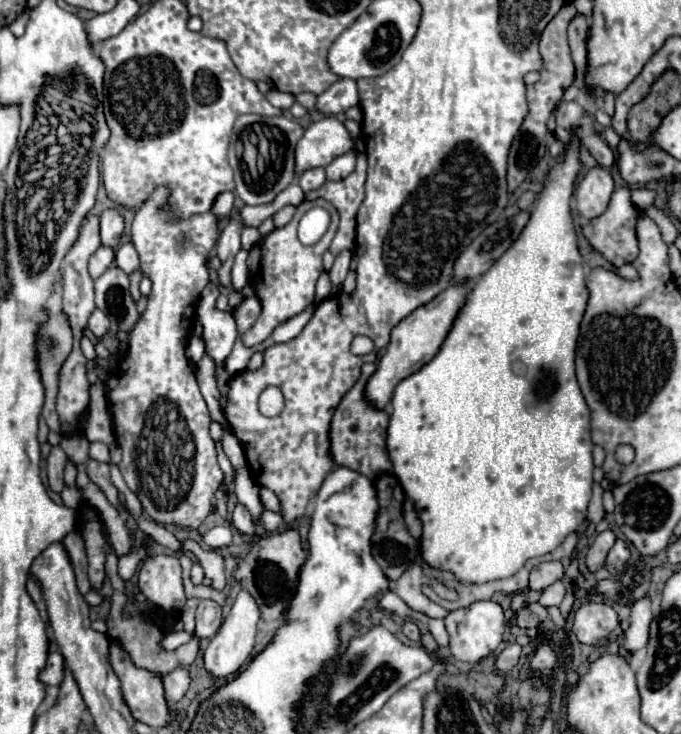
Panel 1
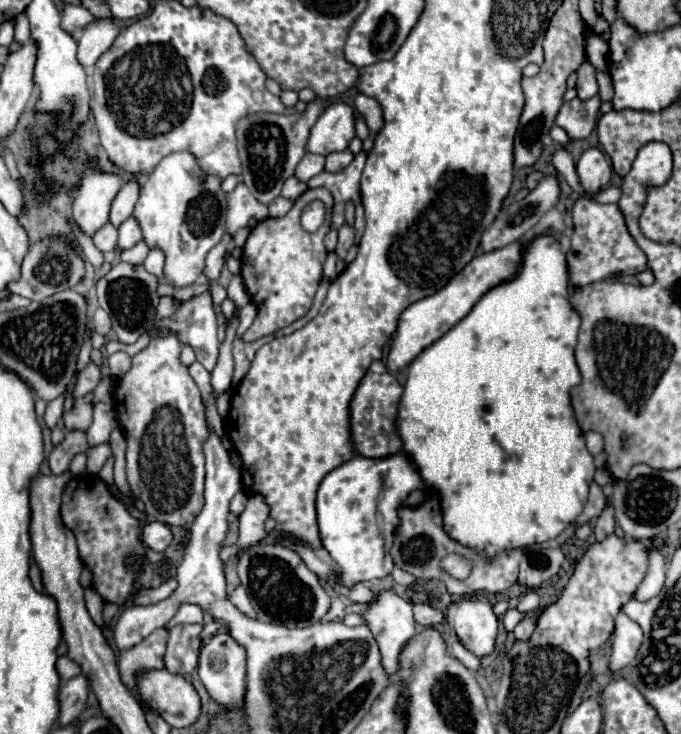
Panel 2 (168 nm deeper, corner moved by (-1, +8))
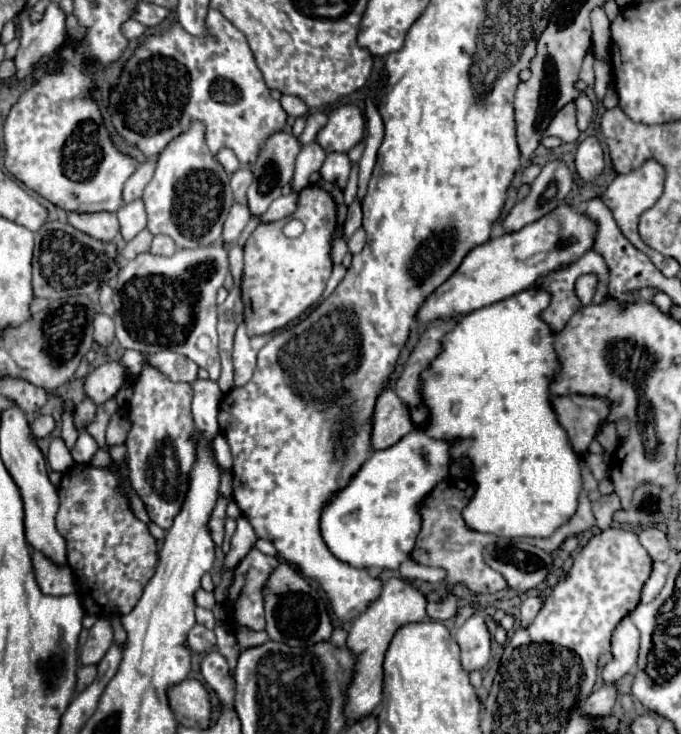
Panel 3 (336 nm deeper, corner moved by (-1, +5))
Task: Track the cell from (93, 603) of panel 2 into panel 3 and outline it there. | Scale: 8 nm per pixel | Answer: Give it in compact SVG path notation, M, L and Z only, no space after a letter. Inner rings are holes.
M99 619L91 629L85 645L79 649L79 661L81 665L97 665L101 657L107 653L107 649L113 643L113 629L111 623L105 619Z

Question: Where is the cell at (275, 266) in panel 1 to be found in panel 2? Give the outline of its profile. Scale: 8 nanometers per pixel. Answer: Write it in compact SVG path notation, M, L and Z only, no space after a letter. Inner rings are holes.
M309 188L295 200L293 208L285 216L265 218L251 230L243 246L241 278L251 302L257 306L257 318L243 334L243 340L253 342L257 338L273 334L293 324L295 320L303 318L309 312L317 286L323 278L323 262L327 258L323 238L331 226L331 208L333 208L333 198L327 192L327 188ZM313 200L323 200L325 222L317 232L311 234L301 228L301 214L303 208Z

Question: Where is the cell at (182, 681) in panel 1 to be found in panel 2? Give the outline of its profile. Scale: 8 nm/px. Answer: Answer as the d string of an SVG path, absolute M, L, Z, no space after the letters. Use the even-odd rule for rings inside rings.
M179 624L171 628L171 638L167 642L165 664L173 674L187 676L197 668L197 658L201 650L199 634L203 624Z

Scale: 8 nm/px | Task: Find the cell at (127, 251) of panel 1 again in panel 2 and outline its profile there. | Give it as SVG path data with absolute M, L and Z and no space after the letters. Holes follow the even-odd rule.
M129 216L119 226L119 248L127 250L127 248L135 246L139 240L141 240L141 226L133 216Z

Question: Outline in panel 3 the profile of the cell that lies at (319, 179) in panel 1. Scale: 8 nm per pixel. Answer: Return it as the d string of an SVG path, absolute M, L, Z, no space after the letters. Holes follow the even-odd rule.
M315 141L309 145L303 145L301 153L297 155L297 167L295 167L295 177L293 177L293 189L297 193L303 191L311 183L309 177L319 171L325 157L327 153Z

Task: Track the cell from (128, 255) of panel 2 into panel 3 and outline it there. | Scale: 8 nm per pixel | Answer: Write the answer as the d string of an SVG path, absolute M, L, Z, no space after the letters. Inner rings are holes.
M143 229L135 239L131 239L131 241L125 245L125 249L121 251L121 255L123 255L125 259L135 259L137 255L147 253L149 247L151 247L151 239L153 239L153 235L151 235L147 229Z

